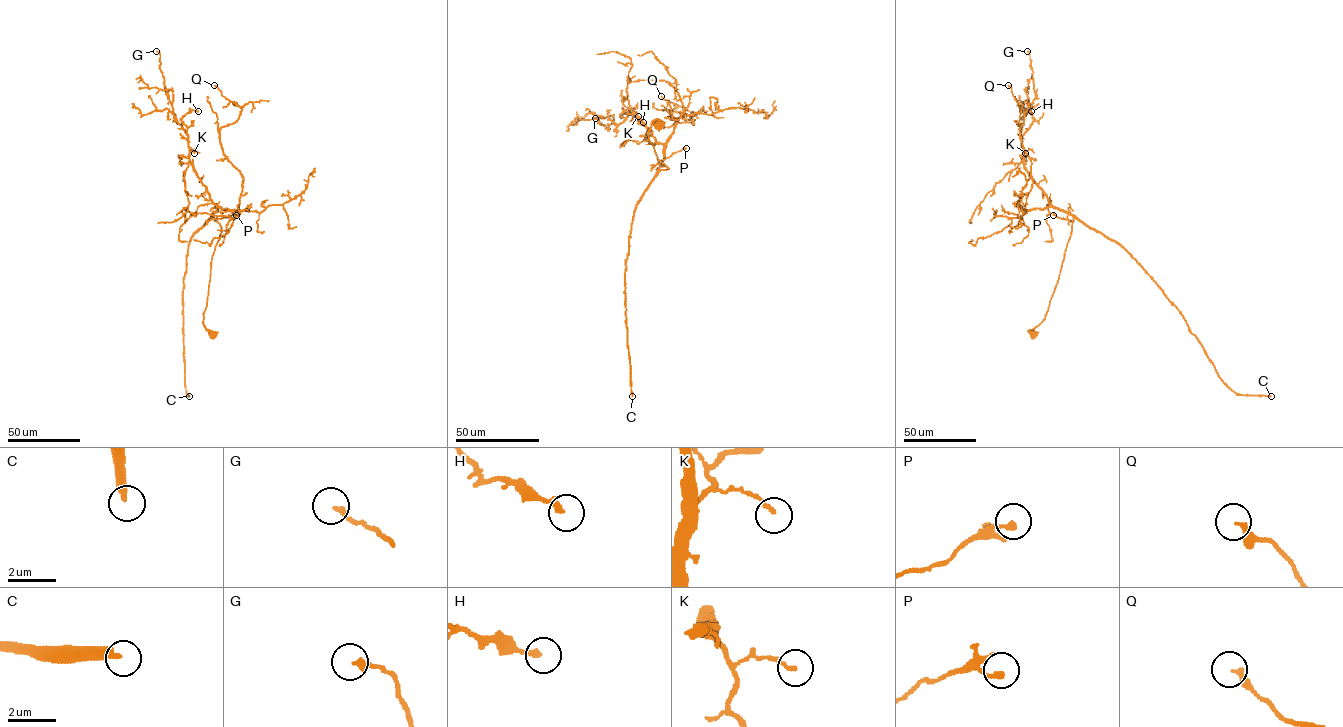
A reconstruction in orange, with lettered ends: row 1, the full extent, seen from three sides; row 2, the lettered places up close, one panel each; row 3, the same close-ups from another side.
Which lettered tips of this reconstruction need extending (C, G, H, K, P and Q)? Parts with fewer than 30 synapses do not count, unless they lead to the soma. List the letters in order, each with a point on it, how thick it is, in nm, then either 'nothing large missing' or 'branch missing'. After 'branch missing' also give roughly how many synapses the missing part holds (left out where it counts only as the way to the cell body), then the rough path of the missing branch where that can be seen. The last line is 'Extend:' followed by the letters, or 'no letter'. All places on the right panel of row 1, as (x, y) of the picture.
C: (1271, 396) | 320 nm | branch missing | 350 syn
G: (1027, 51) | 240 nm | nothing large missing
H: (1031, 111) | 240 nm | nothing large missing
K: (1025, 153) | 120 nm | nothing large missing
P: (1053, 215) | 200 nm | nothing large missing
Q: (1008, 85) | 220 nm | nothing large missing
Extend: C

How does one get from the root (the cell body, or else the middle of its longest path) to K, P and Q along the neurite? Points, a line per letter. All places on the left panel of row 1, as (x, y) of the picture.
K: (213, 334), (204, 326), (203, 313), (221, 226), (212, 217), (217, 206), (190, 161), (189, 153), (194, 153)
P: (213, 334), (203, 323), (211, 259), (221, 232), (220, 224), (212, 215), (211, 219), (236, 215)
Q: (213, 334), (203, 323), (221, 232), (212, 215), (238, 209), (243, 180), (219, 138), (241, 108), (214, 85)

